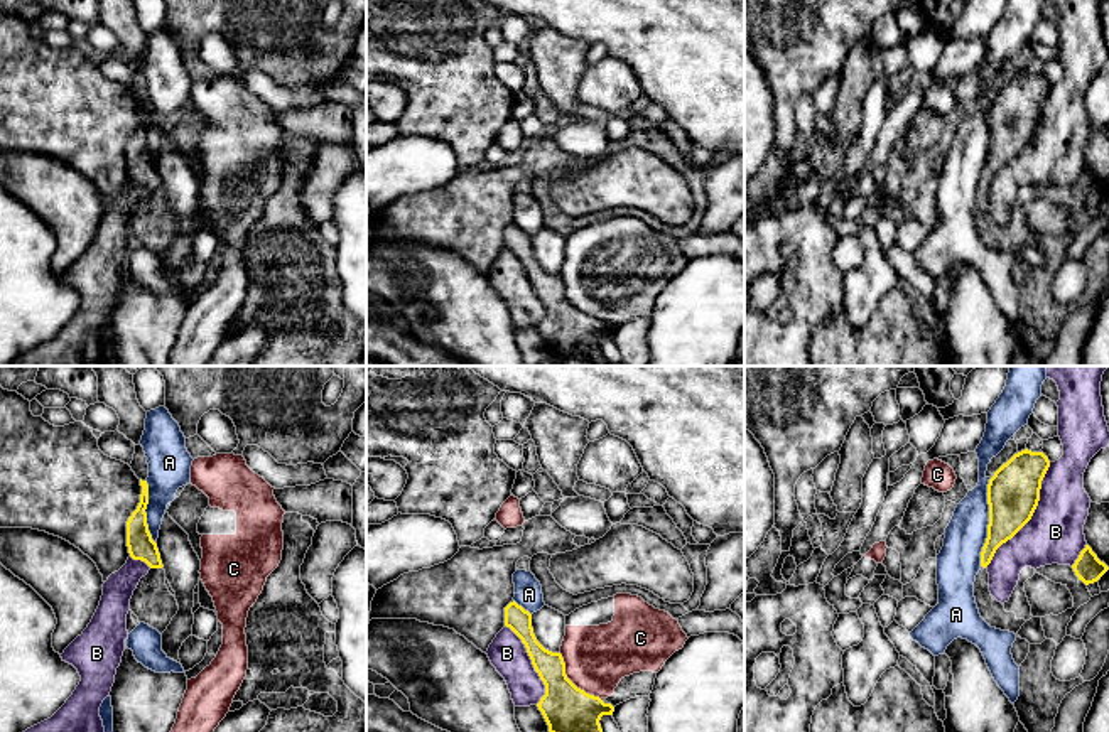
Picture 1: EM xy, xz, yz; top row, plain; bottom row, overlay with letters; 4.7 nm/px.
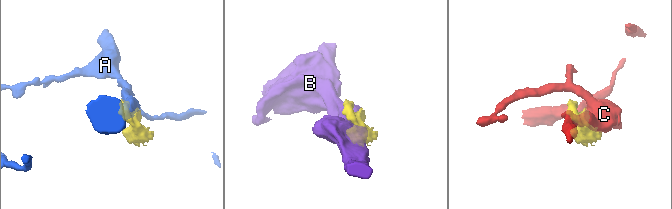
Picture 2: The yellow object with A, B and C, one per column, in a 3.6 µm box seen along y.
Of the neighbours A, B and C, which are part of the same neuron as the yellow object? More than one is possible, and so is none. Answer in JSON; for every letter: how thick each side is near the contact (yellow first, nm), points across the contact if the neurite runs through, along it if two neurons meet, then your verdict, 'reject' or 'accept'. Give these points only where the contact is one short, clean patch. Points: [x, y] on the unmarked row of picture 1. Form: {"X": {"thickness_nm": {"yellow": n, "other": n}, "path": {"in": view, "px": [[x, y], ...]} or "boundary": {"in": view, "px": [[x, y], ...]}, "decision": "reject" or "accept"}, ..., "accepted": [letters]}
{"A": {"thickness_nm": {"yellow": 260, "other": 200}, "decision": "reject"}, "B": {"thickness_nm": {"yellow": 260, "other": 280}, "decision": "reject"}, "C": {"thickness_nm": {"yellow": 240, "other": 300}, "decision": "reject"}, "accepted": []}

